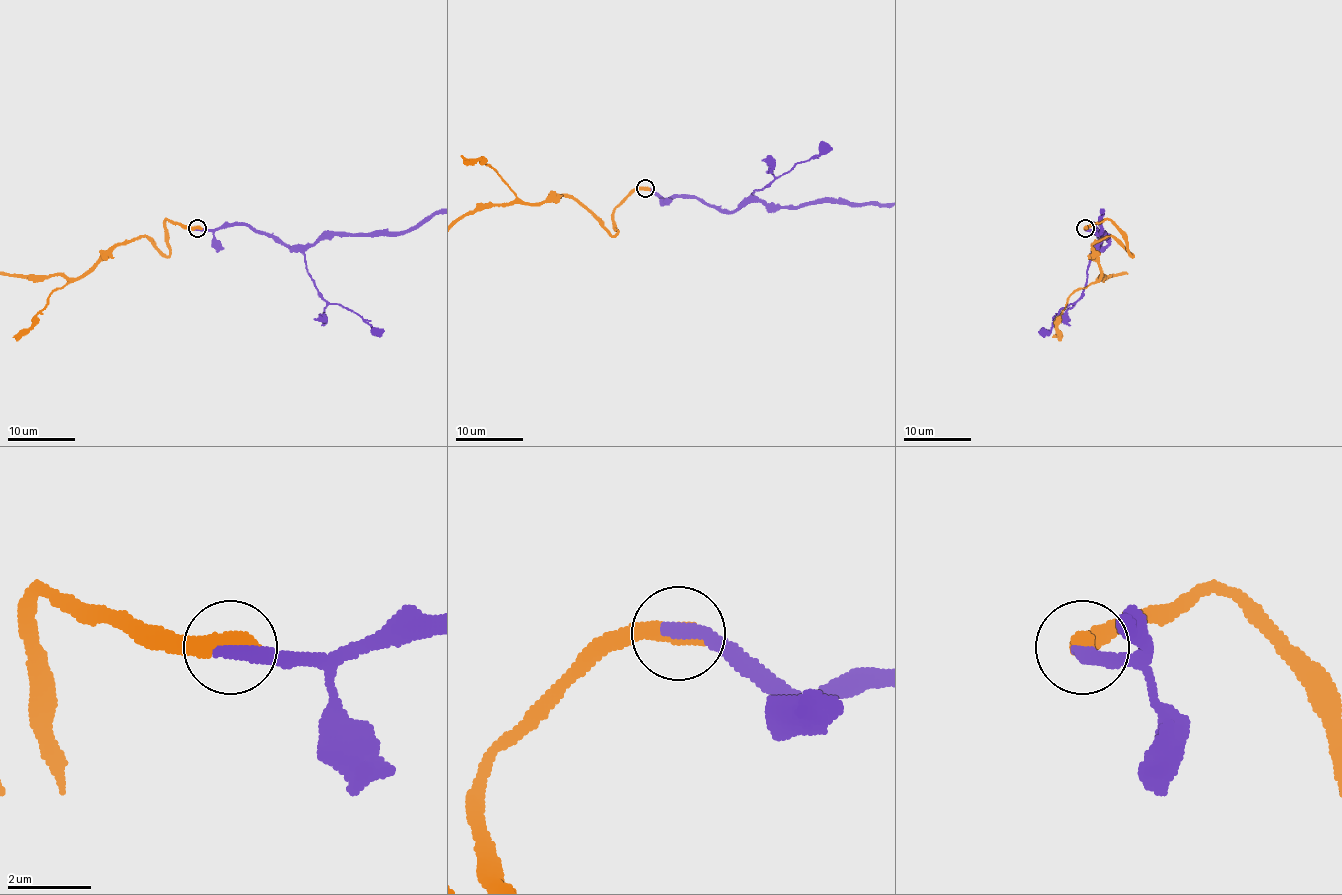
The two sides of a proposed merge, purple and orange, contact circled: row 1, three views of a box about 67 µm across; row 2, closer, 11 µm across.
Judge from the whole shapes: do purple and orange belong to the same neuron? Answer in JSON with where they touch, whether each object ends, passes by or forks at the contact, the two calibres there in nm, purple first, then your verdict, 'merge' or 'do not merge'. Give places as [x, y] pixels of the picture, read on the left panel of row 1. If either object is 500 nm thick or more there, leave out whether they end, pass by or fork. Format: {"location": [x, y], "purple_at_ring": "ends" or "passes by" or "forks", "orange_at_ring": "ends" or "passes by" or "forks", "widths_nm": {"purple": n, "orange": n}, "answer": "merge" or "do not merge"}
{"location": [197, 228], "widths_nm": {"purple": 360, "orange": 550}, "answer": "merge"}

